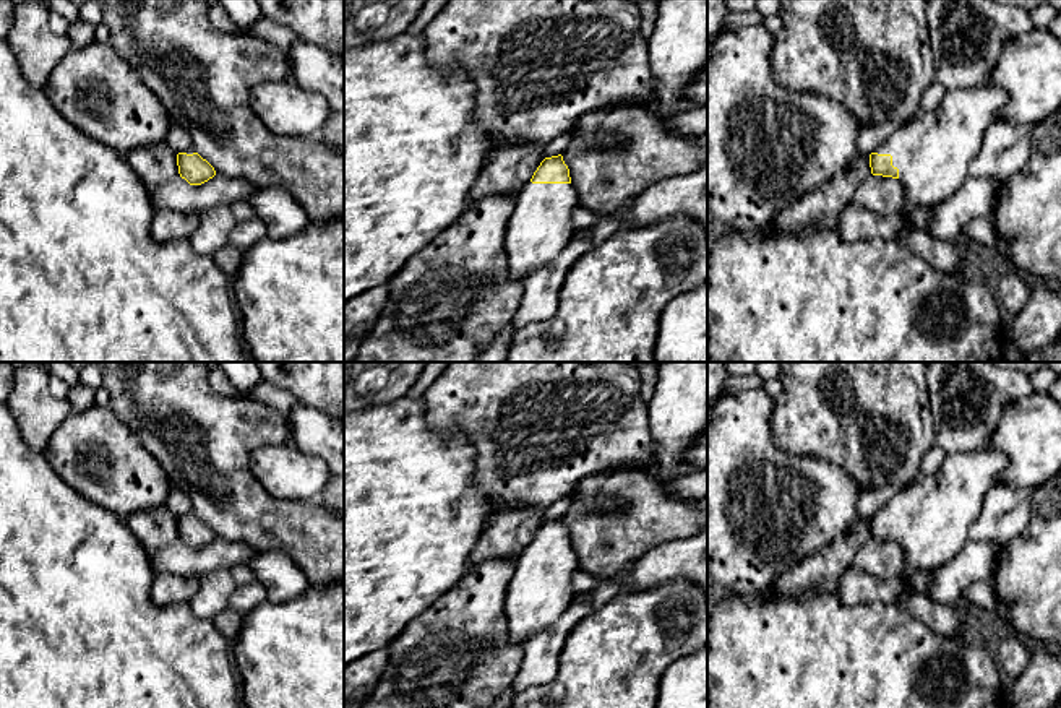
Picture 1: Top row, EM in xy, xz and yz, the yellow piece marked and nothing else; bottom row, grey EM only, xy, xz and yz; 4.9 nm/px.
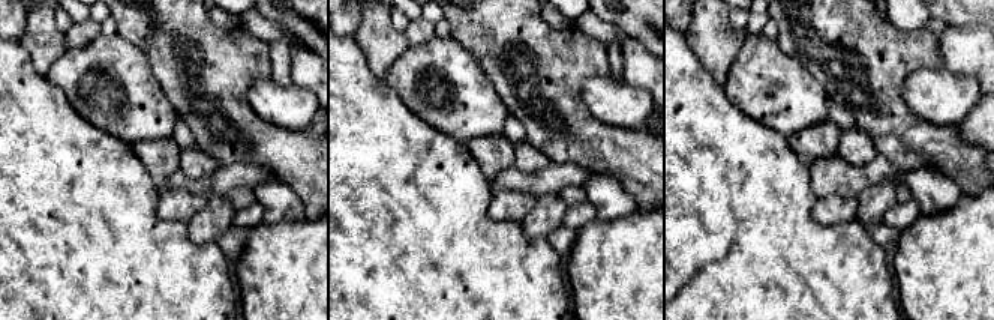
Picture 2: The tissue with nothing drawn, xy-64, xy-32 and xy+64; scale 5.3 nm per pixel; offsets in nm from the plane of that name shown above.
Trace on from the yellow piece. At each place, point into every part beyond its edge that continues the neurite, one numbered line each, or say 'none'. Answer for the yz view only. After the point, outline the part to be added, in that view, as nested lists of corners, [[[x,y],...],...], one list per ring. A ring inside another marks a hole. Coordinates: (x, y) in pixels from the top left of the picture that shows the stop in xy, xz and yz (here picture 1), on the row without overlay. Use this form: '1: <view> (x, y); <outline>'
1: yz (933, 513); [[[991,448],[946,453],[934,474],[920,474],[889,499],[874,516],[892,520],[892,529],[899,533],[899,544],[905,555],[907,572],[933,572],[960,552],[970,526],[983,508],[983,497],[999,484],[999,474],[1006,466],[1007,456]]]

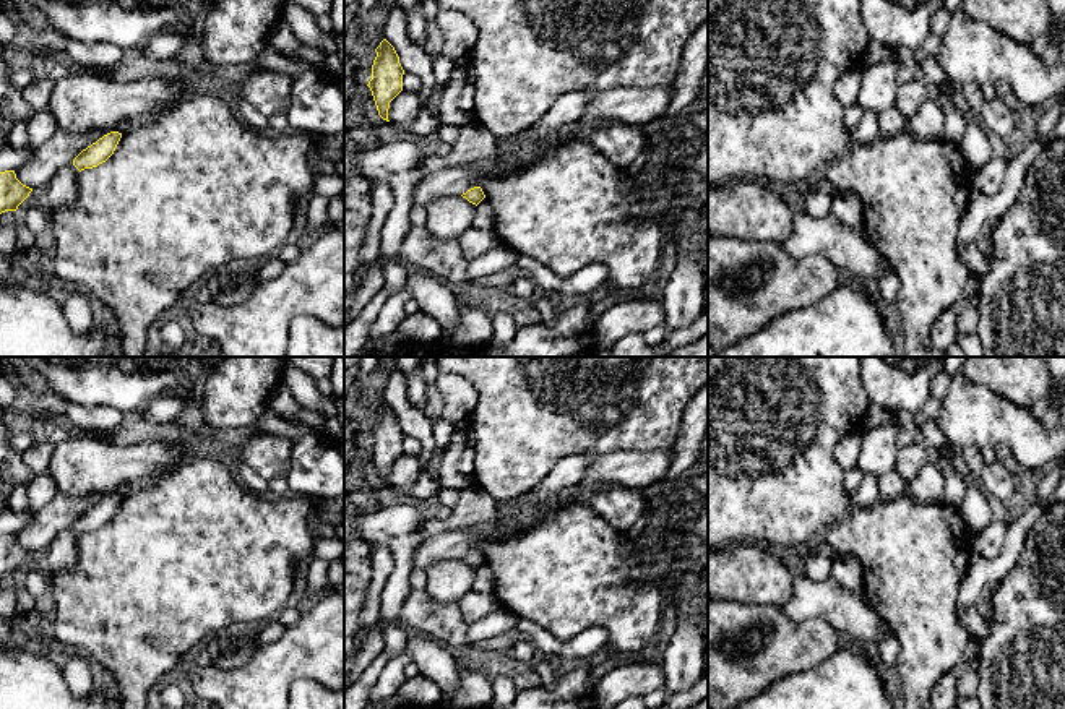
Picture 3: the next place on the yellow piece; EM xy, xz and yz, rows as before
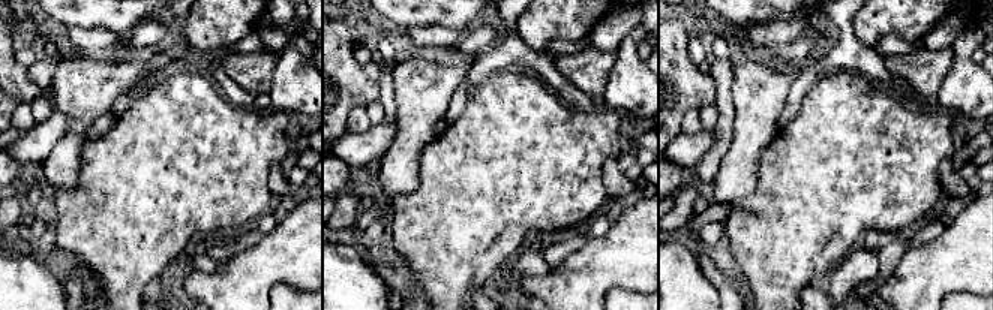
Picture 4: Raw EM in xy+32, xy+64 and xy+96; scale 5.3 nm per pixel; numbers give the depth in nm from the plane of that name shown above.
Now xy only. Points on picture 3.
none

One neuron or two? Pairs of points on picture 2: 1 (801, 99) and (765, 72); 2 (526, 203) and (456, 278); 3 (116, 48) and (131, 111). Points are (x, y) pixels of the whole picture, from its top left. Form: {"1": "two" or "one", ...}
{"1": "one", "2": "two", "3": "one"}

